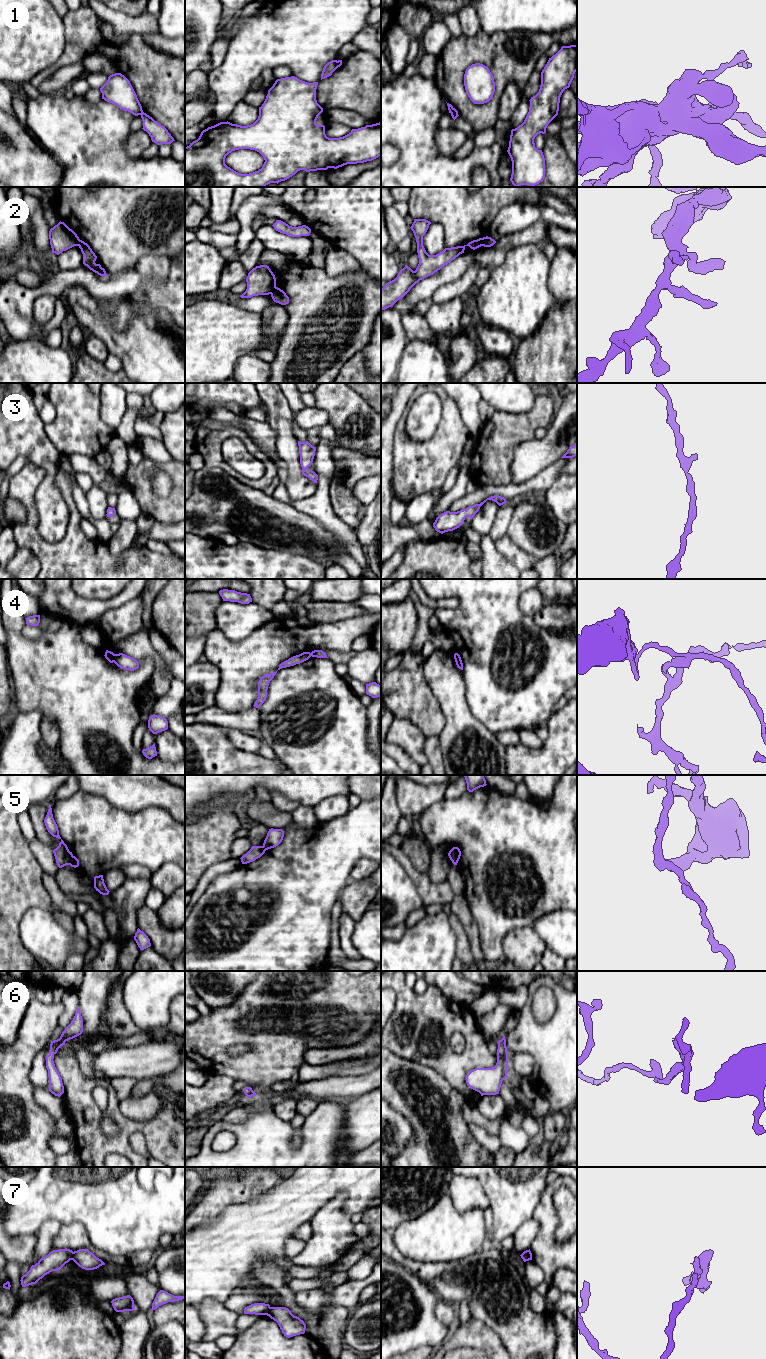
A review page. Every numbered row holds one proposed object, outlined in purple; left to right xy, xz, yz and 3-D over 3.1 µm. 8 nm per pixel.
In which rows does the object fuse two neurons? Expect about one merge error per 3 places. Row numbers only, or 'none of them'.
1, 2, 4, 5, 7

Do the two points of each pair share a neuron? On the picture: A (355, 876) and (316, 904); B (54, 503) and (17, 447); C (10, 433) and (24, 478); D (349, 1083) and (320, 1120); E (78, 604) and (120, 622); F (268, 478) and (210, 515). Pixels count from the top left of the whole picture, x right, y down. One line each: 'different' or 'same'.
A: different
B: same
C: different
D: different
E: different
F: different

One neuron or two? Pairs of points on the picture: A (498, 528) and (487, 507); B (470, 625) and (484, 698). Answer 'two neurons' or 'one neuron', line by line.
A: two neurons
B: one neuron

